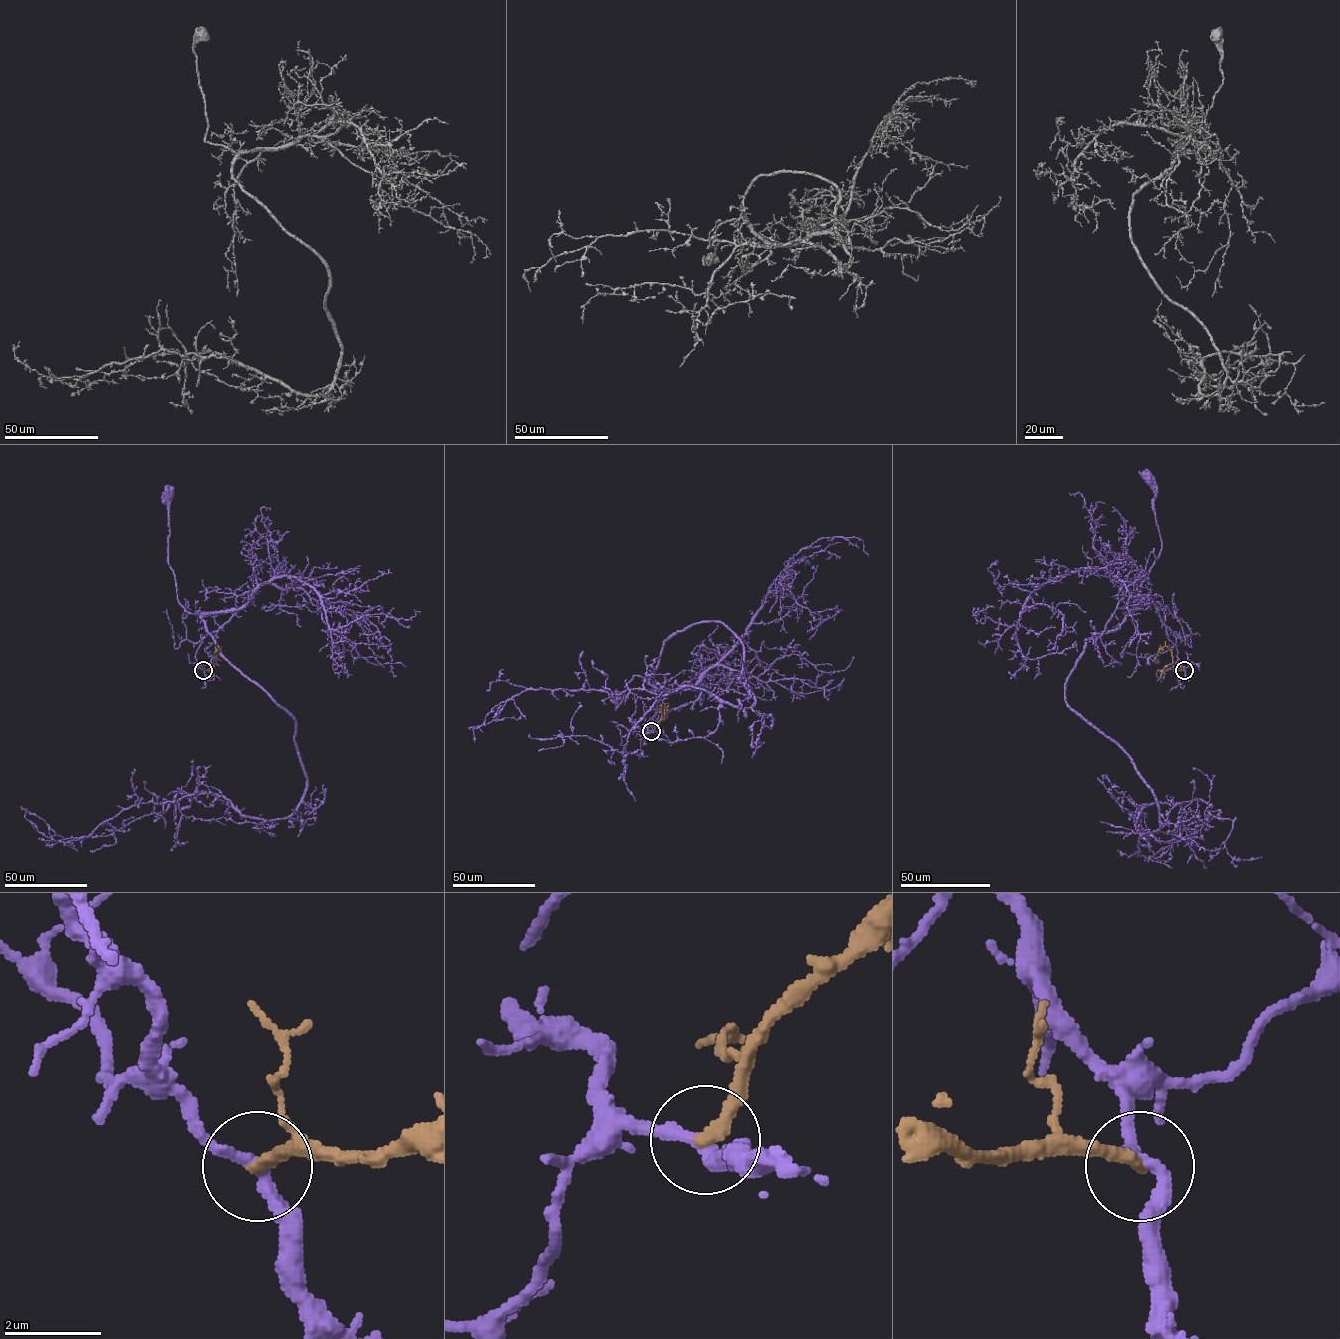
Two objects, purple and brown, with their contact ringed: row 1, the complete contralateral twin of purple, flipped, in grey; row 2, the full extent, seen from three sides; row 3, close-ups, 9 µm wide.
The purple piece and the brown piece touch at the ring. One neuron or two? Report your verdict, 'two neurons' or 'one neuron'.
two neurons

